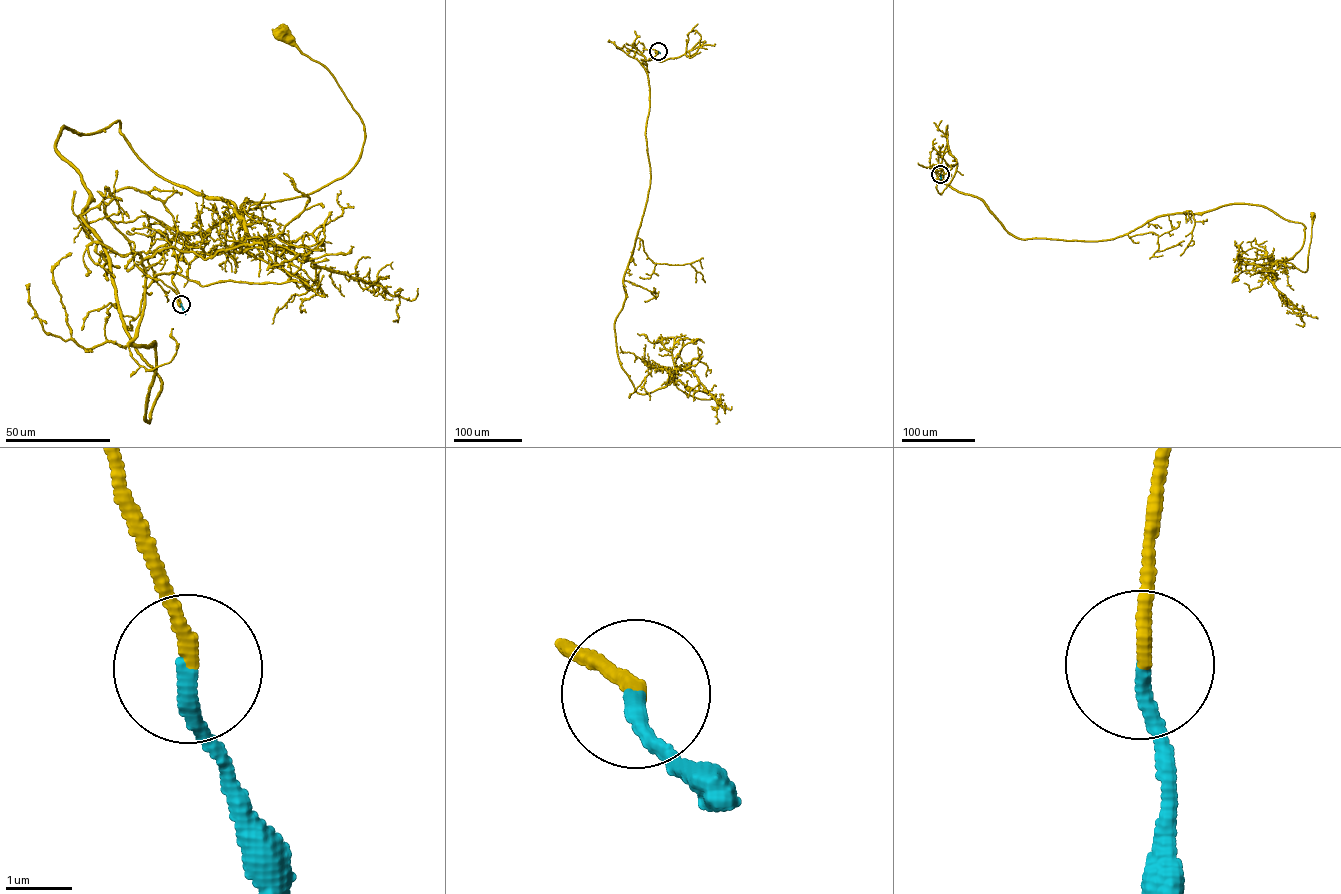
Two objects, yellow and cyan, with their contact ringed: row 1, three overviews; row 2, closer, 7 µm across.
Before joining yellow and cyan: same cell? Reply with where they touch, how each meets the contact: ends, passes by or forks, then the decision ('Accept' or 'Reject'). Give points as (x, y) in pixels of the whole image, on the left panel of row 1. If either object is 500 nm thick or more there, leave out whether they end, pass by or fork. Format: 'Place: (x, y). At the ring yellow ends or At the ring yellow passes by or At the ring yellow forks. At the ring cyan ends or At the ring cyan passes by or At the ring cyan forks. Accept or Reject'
Place: (181, 304). At the ring yellow ends. At the ring cyan ends. Accept

